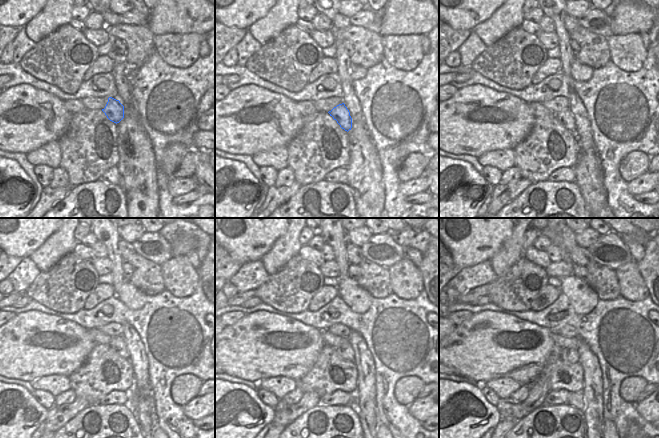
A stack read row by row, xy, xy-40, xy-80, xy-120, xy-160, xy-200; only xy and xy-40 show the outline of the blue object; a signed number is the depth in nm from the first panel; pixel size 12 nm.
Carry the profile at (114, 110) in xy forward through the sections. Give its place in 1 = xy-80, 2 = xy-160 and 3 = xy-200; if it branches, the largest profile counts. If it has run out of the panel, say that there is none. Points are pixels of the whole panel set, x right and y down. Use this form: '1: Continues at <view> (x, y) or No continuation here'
1: Continues at xy-80 (566, 118)
2: Continues at xy-160 (346, 351)
3: Continues at xy-200 (568, 356).

